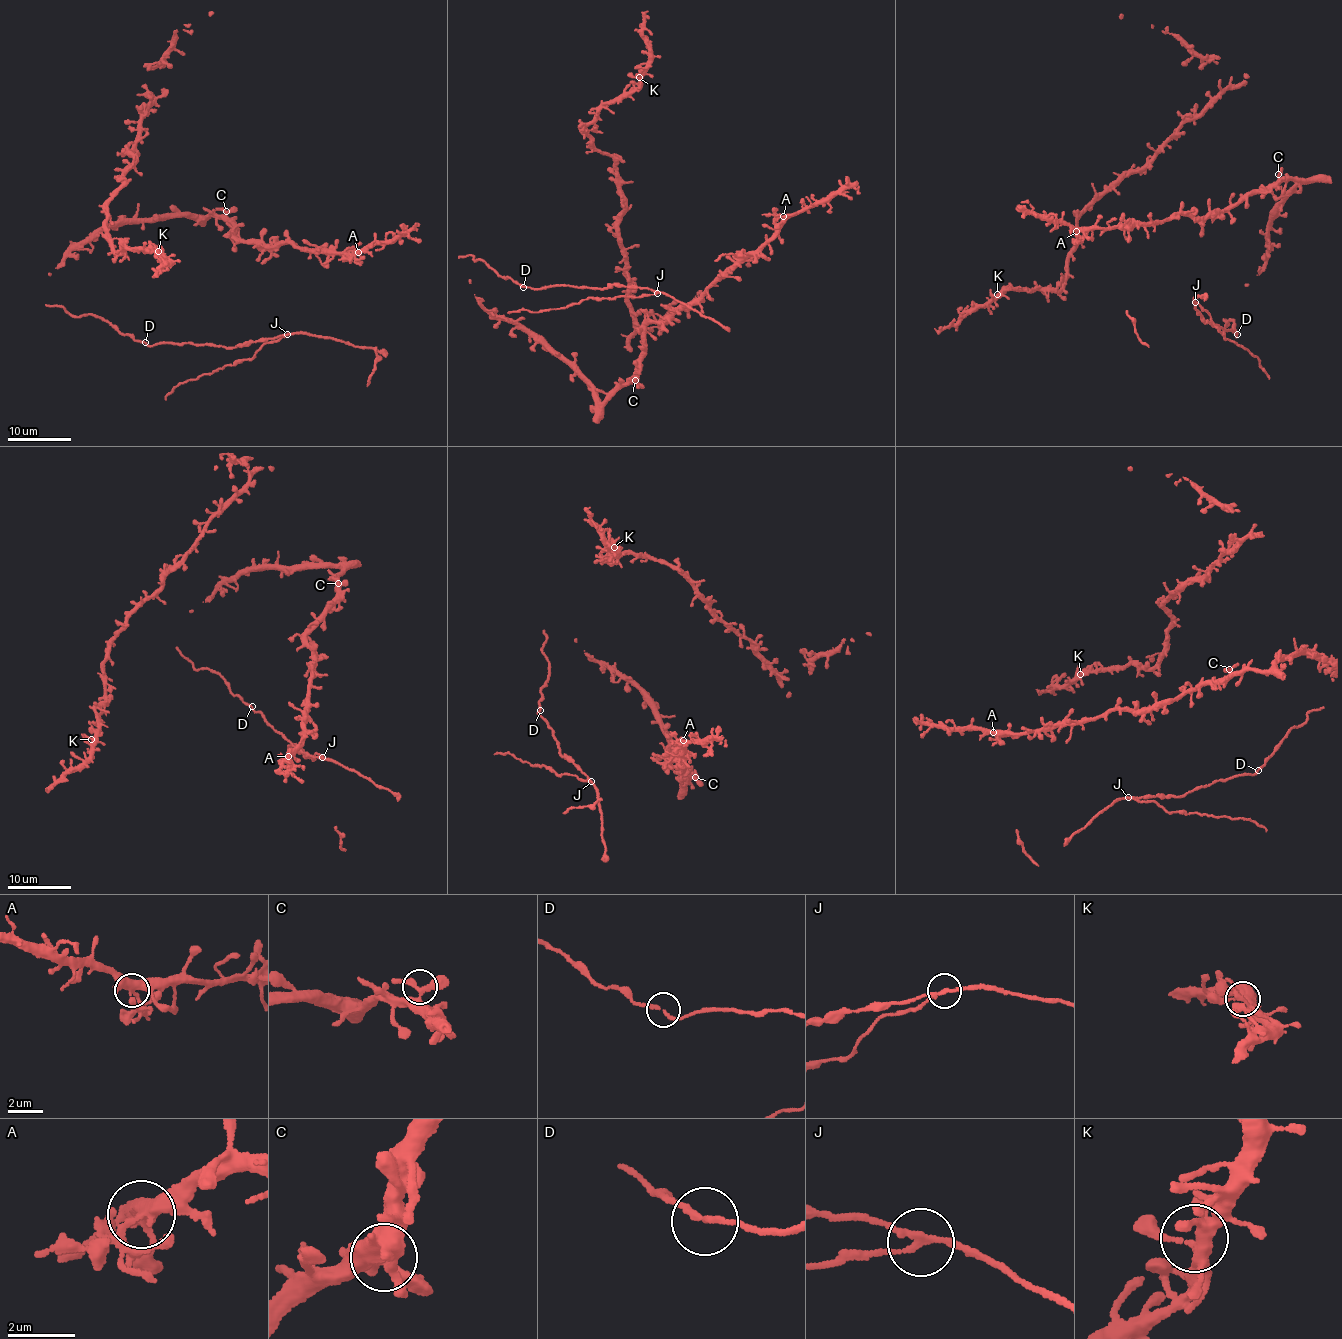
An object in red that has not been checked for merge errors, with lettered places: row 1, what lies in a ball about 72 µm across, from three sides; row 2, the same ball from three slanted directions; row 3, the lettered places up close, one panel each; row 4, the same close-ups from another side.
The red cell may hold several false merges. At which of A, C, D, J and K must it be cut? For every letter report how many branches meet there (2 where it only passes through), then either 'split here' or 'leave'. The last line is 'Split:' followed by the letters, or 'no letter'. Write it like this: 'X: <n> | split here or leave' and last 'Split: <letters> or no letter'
A: 3 | split here
C: 3 | leave
D: 2 | leave
J: 3 | split here
K: 4 | leave
Split: A, J

